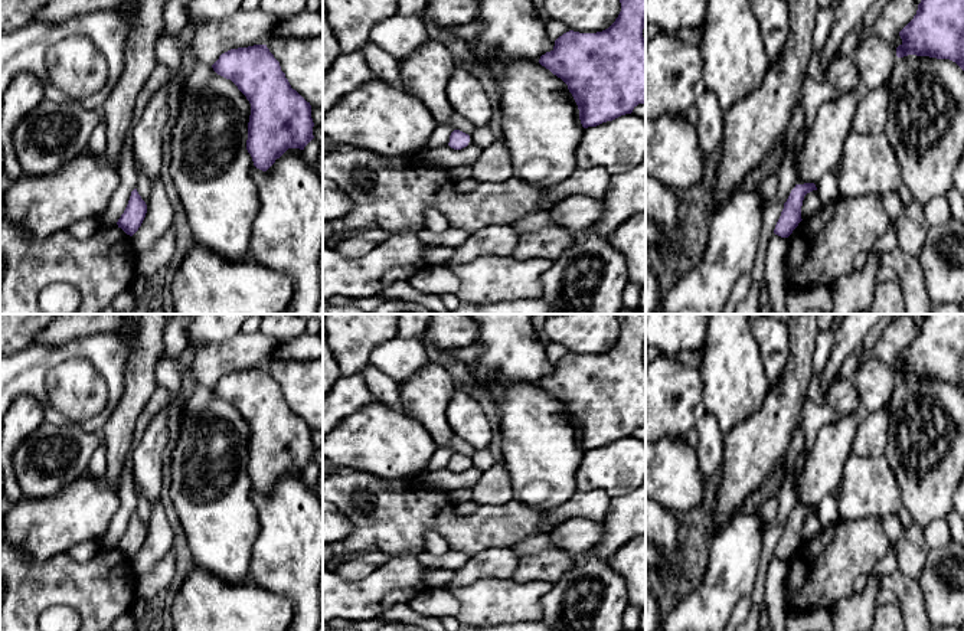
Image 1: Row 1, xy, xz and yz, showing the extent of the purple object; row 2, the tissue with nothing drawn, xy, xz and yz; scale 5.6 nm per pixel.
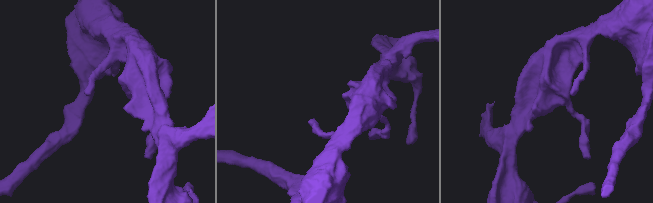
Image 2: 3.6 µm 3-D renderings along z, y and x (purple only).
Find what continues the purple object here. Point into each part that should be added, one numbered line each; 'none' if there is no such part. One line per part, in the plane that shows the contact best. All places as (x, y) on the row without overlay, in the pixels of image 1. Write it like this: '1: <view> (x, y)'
1: xy (118, 523)

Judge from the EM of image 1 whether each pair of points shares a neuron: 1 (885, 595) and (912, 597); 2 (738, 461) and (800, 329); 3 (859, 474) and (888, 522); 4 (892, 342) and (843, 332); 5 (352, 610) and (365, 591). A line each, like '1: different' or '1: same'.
1: different
2: same
3: same
4: different
5: same

